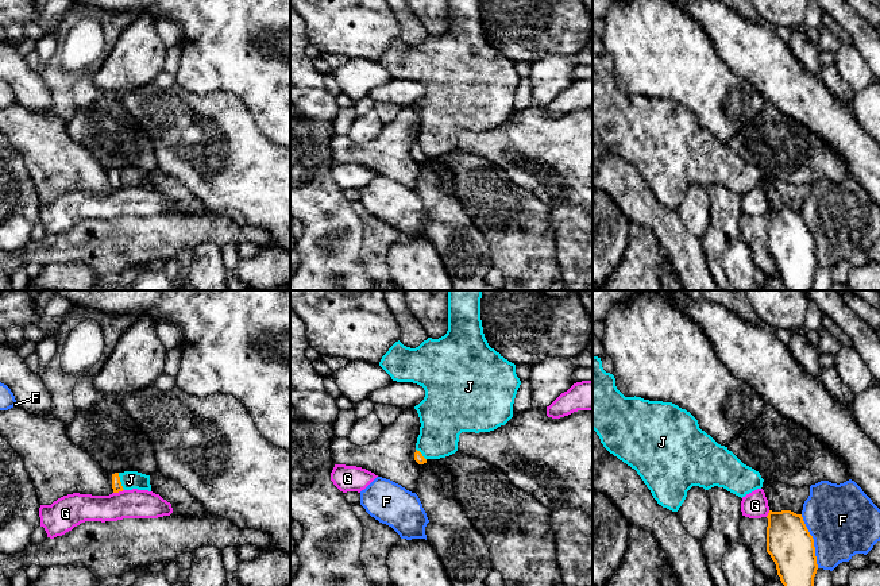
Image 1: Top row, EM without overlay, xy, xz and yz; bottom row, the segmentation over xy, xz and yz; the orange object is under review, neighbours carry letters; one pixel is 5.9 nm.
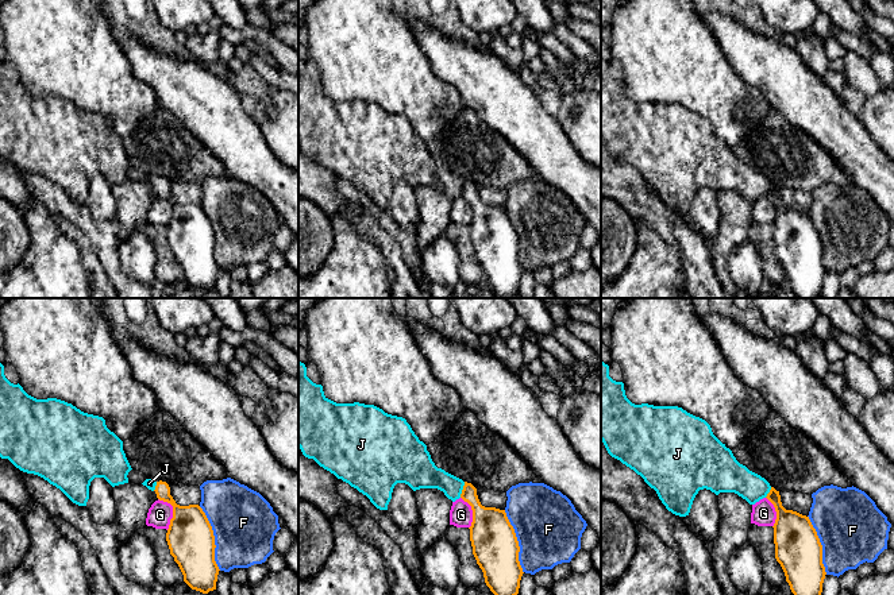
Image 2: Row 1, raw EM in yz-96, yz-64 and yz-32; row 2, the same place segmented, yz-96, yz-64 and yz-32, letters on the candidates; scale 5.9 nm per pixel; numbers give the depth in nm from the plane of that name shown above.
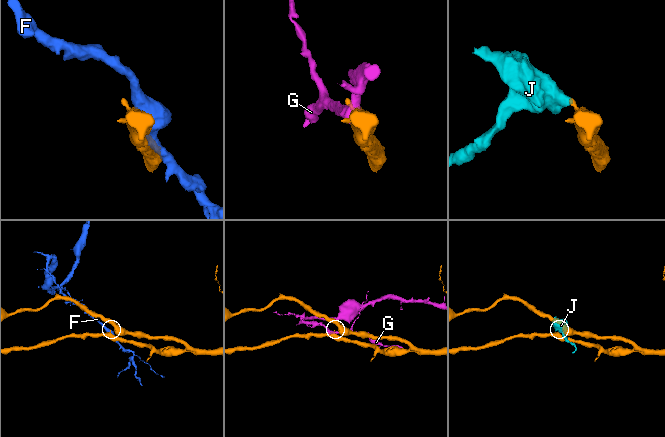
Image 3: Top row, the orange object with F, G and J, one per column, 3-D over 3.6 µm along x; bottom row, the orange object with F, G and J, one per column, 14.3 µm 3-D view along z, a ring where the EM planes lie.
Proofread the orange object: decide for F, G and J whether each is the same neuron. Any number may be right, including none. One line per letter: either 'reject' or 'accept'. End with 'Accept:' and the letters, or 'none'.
F: reject
G: reject
J: reject
Accept: none

